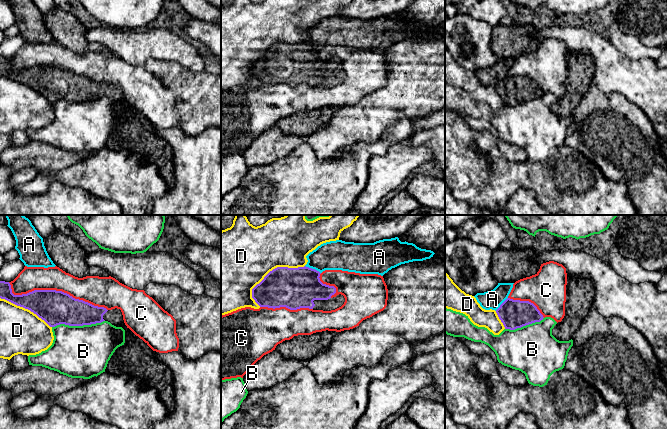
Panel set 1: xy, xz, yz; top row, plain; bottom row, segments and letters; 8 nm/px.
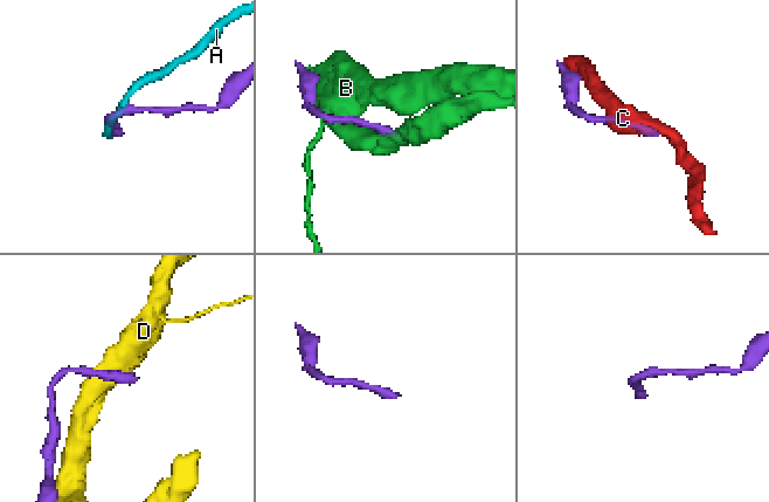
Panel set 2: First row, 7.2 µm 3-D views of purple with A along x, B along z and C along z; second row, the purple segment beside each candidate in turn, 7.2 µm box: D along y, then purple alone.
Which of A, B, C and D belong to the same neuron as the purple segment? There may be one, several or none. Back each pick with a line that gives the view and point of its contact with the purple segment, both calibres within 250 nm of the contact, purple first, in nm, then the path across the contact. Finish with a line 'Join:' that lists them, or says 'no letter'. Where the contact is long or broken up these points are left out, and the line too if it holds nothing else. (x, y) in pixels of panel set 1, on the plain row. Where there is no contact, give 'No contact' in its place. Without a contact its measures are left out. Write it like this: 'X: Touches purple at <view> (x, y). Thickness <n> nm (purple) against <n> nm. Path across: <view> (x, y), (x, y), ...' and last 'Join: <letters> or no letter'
Join: no letter

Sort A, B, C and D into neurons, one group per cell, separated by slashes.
A / B / C / D

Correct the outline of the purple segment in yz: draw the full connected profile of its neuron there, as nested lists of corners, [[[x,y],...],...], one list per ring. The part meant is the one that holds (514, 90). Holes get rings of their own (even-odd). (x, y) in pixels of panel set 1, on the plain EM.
[[[510,74],[500,81],[496,89],[505,105],[510,106],[540,98],[544,94],[533,79]]]

